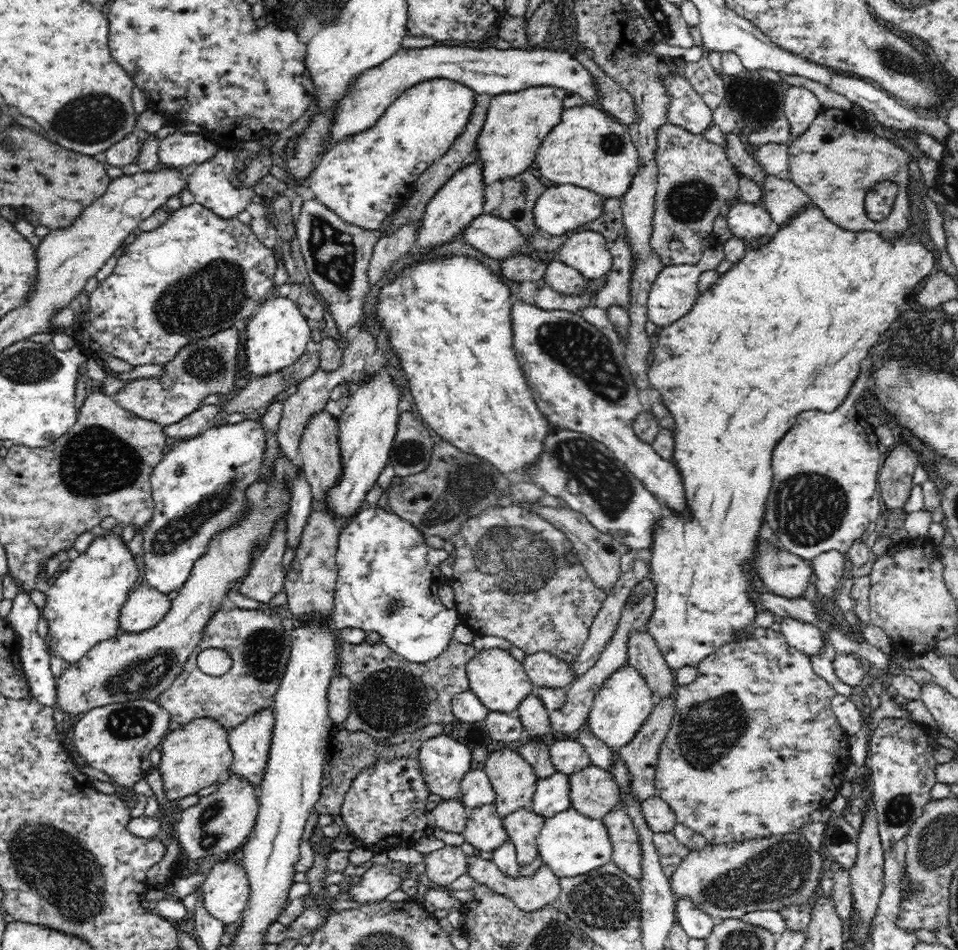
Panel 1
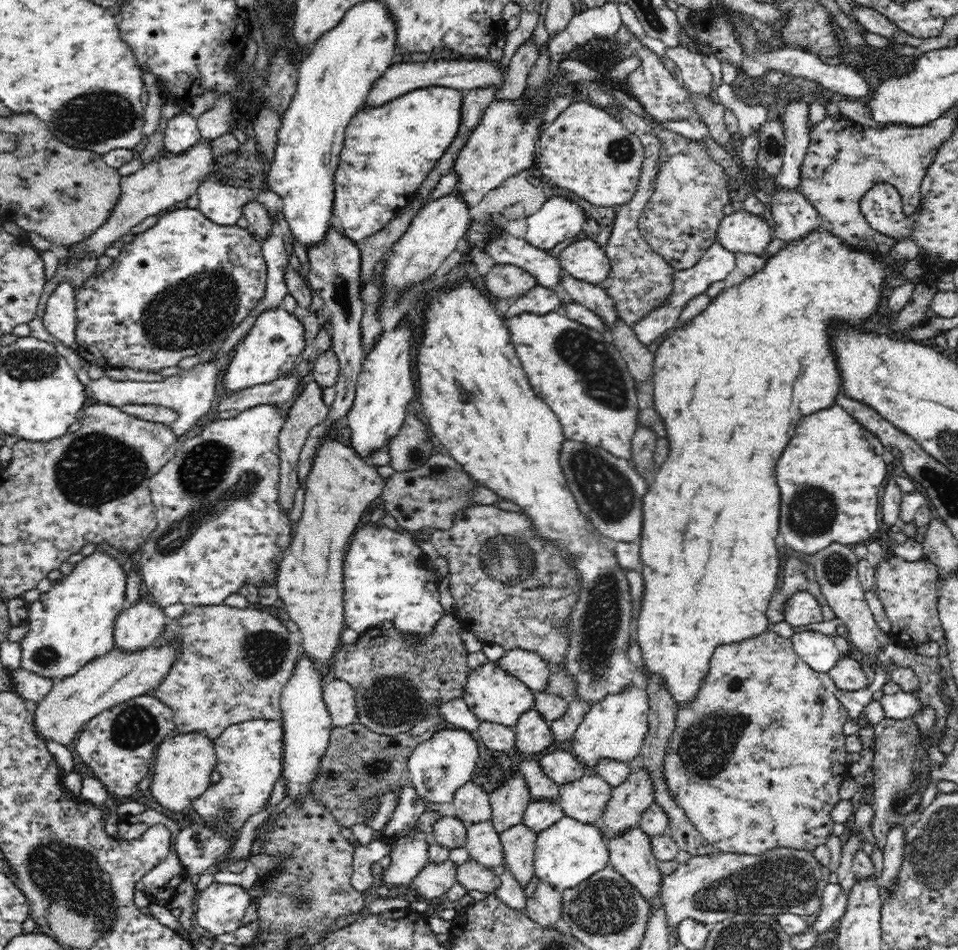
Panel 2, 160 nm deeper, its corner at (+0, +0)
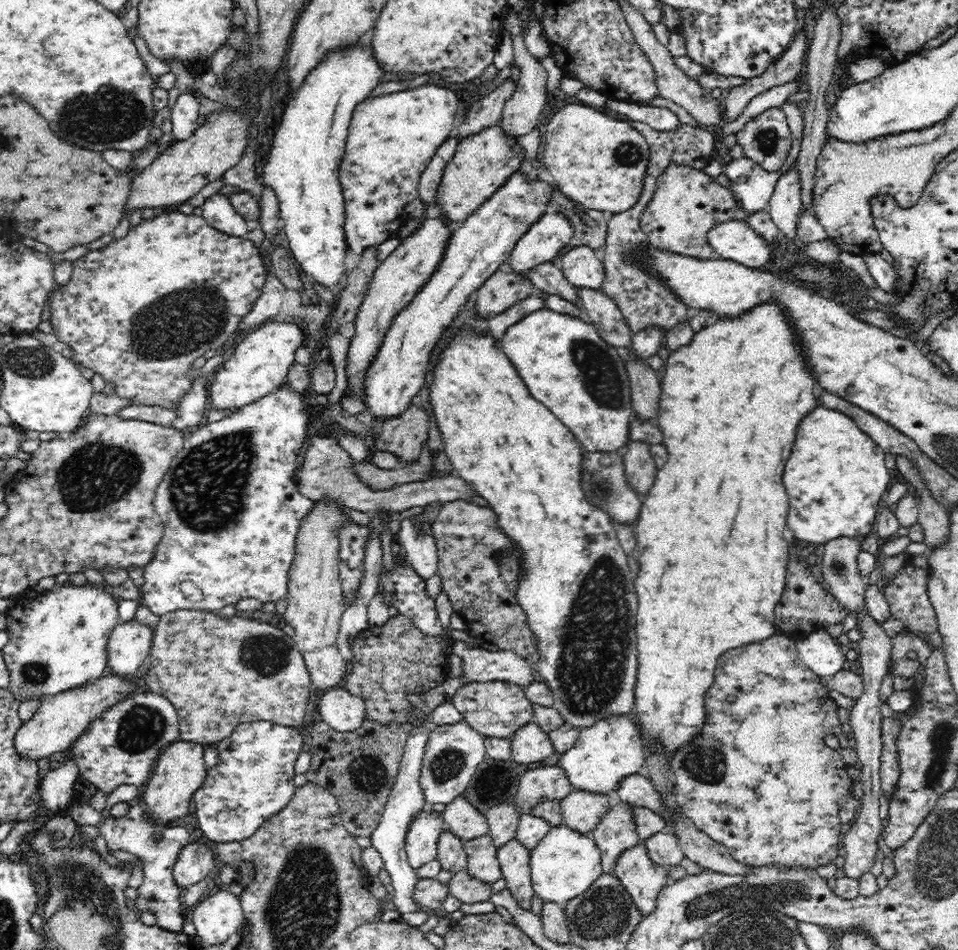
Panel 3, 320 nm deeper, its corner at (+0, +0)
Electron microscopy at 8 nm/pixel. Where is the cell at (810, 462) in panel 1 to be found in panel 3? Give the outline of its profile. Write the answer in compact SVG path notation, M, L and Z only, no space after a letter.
M816 407L814 412L810 412L802 422L800 422L800 428L798 428L798 436L796 436L796 444L794 444L794 450L786 462L786 468L784 468L784 486L788 490L788 496L790 496L790 516L787 516L787 524L789 534L793 534L796 541L799 542L814 542L814 544L824 544L829 540L842 535L854 536L854 535L865 535L870 532L872 524L876 518L876 511L878 510L878 504L882 500L882 494L888 490L890 486L890 472L886 470L884 466L884 455L885 452L880 450L874 440L870 436L866 436L848 416L843 412L838 412L836 409L820 408Z

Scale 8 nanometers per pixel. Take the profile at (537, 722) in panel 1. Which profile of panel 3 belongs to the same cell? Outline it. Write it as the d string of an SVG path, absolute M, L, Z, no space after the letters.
M528 722L511 737L511 758L520 764L542 762L554 754L554 746L538 724Z

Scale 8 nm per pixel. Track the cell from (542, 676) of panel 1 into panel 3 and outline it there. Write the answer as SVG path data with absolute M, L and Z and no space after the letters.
M456 640L452 642L454 657L462 658L462 677L466 683L507 681L523 688L536 682L537 677L530 662L514 651L489 651L482 645L470 648Z

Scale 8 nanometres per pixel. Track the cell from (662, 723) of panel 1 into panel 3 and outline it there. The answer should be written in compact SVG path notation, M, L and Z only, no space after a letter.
M627 801L608 808L596 828L590 832L597 847L601 850L602 868L604 874L614 875L616 858L626 848L632 848L642 839L635 829L635 817L632 809L636 807Z

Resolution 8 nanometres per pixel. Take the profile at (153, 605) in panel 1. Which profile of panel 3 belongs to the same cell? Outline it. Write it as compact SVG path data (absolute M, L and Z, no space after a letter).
M135 619L118 623L108 642L107 668L110 672L129 676L136 674L152 649L154 630Z

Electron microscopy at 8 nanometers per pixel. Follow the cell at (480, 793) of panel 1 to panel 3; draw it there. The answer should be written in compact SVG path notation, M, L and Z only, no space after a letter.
M462 794L446 804L442 814L446 830L460 837L463 842L489 832L484 814L480 814Z

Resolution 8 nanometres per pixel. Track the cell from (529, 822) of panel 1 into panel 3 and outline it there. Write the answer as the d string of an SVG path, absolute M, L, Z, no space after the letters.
M512 838L498 848L497 857L507 889L520 906L531 910L534 893L531 880L531 851L520 844L519 840Z

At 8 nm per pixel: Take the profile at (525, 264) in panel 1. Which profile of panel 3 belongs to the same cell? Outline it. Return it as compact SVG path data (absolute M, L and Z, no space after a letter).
M506 268L499 269L476 291L475 316L489 318L530 296L542 294L524 274Z

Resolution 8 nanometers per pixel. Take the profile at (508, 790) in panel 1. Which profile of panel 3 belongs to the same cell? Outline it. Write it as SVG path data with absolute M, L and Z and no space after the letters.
M514 801L498 804L485 814L489 824L489 835L496 848L504 846L508 840L515 838L521 814L515 808Z

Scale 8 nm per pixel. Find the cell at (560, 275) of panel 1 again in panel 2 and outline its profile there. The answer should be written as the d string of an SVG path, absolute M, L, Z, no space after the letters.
M567 273L562 275L560 283L574 302L598 314L610 329L620 319L612 297L602 287L578 280Z

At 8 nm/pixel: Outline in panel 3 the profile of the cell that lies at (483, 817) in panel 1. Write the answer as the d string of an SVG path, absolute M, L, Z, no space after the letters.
M489 833L466 840L464 848L467 854L466 871L470 872L472 877L488 885L503 878L497 857L498 848L495 847Z

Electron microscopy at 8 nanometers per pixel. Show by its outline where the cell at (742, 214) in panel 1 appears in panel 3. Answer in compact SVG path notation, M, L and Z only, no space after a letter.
M738 219L716 224L707 234L708 244L715 256L732 260L752 269L764 267L772 250L767 240L760 236L746 219Z

